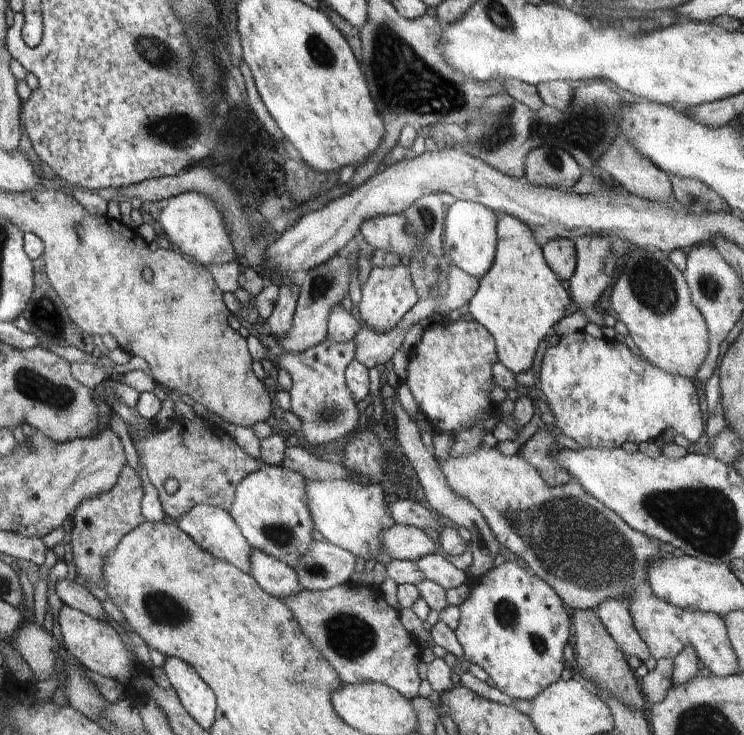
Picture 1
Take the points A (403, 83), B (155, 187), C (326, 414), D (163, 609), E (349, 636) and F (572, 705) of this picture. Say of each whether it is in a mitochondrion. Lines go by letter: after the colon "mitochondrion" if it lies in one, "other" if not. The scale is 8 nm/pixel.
A: mitochondrion
B: other
C: mitochondrion
D: mitochondrion
E: mitochondrion
F: other

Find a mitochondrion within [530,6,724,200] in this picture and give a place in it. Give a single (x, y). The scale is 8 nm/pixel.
(554, 160)

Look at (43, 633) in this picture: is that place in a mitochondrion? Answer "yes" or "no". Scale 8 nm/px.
no

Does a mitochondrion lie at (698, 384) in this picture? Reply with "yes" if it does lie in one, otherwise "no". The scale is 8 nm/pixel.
no

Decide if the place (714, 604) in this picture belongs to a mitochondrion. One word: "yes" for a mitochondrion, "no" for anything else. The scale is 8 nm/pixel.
no

